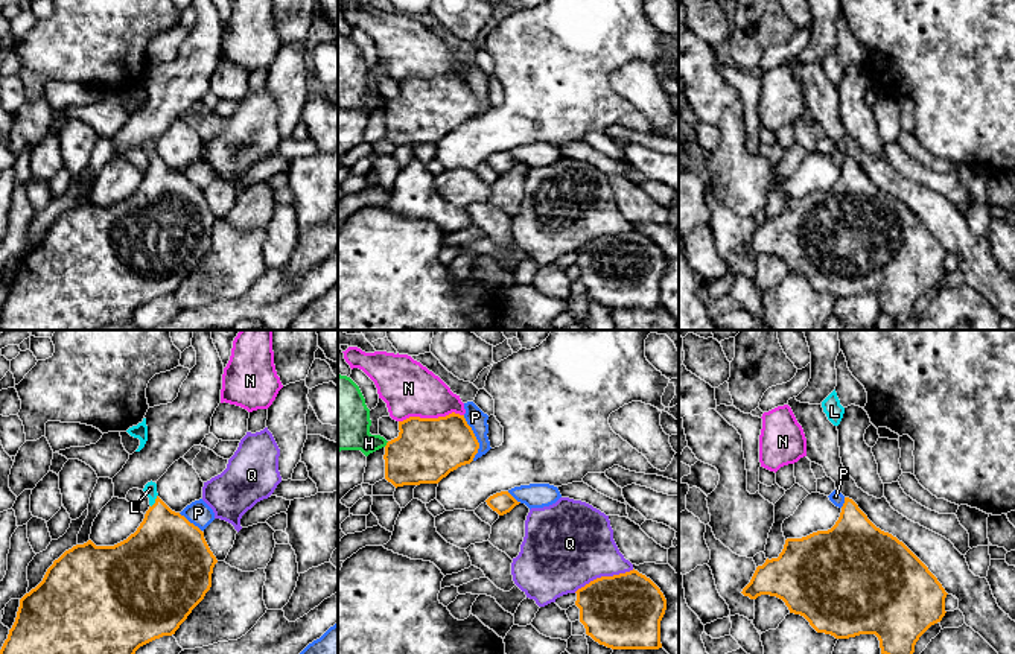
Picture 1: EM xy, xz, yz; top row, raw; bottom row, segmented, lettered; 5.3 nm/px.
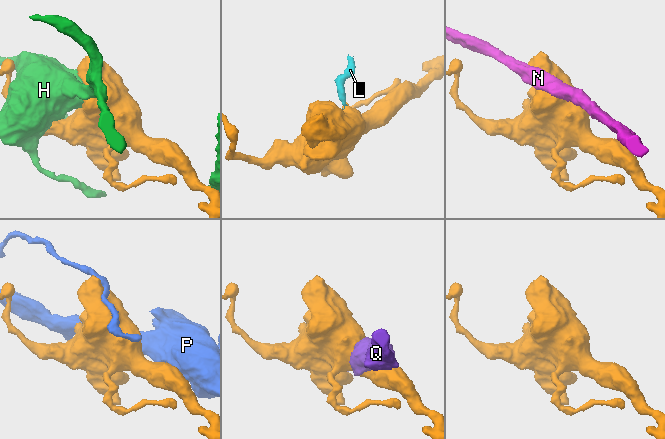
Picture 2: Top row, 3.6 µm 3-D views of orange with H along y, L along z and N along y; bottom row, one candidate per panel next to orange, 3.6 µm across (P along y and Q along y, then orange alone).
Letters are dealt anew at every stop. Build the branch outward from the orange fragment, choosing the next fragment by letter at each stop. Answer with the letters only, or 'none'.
L

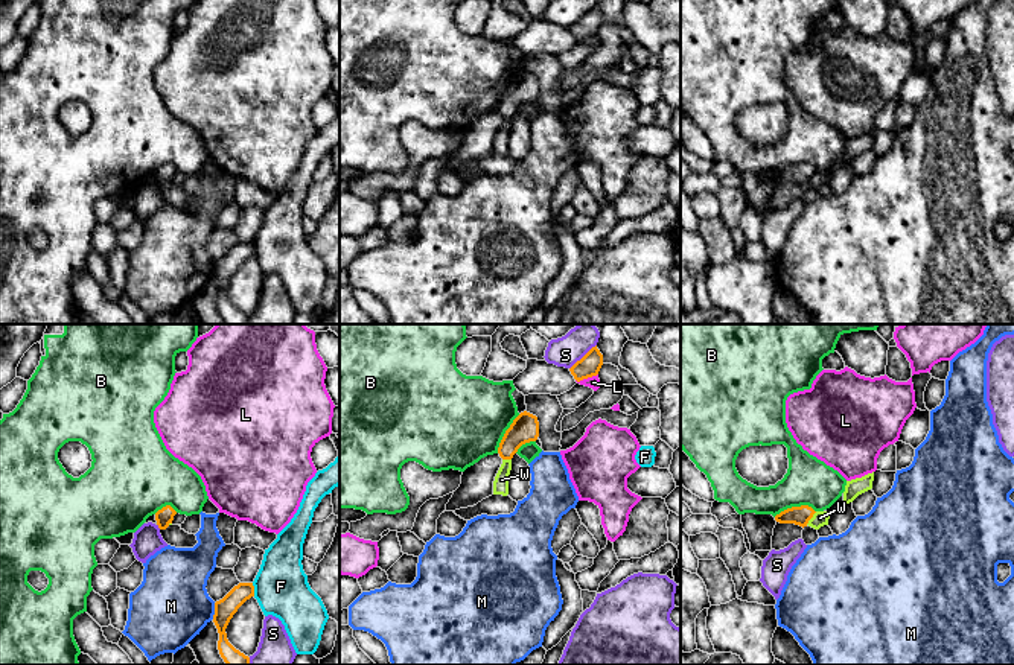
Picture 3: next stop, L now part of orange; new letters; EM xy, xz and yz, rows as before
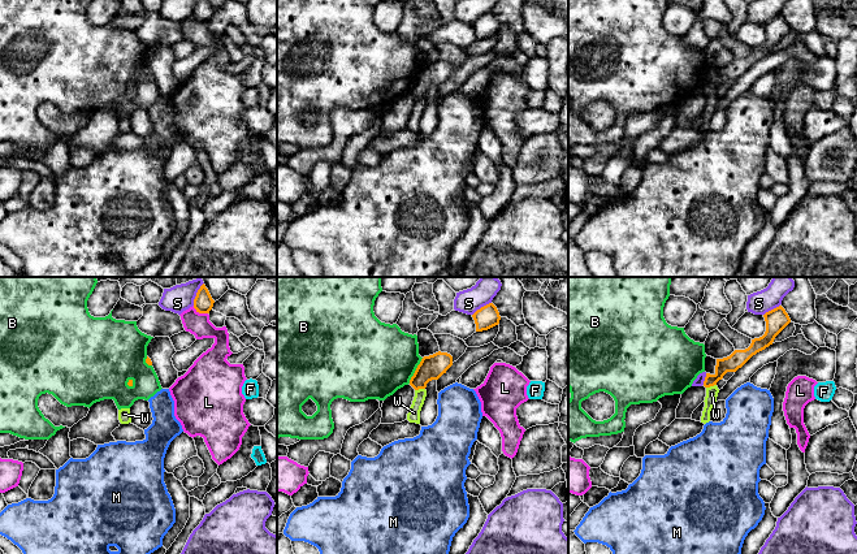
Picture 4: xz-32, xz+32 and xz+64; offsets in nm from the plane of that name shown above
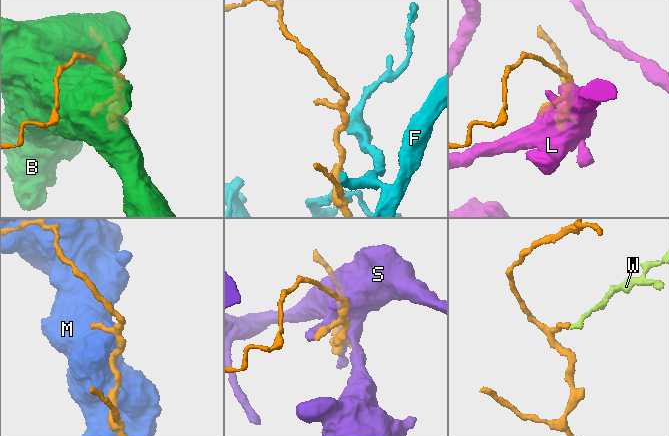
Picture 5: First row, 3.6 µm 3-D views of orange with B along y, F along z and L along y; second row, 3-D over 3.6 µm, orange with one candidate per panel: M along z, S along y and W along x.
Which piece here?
none

